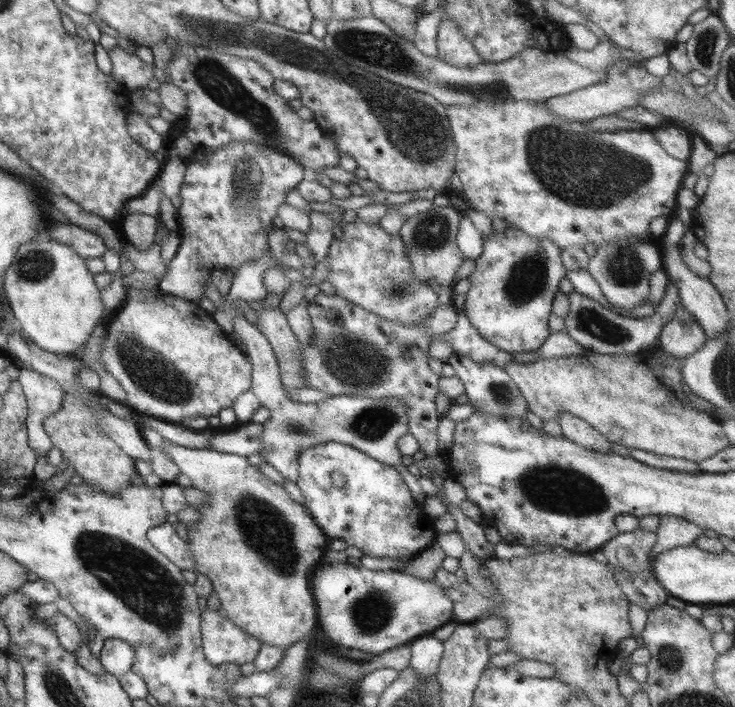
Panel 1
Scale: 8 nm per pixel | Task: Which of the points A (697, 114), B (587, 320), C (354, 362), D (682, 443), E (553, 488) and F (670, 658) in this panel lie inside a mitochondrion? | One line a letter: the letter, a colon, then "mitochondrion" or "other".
A: other
B: mitochondrion
C: mitochondrion
D: other
E: mitochondrion
F: mitochondrion

